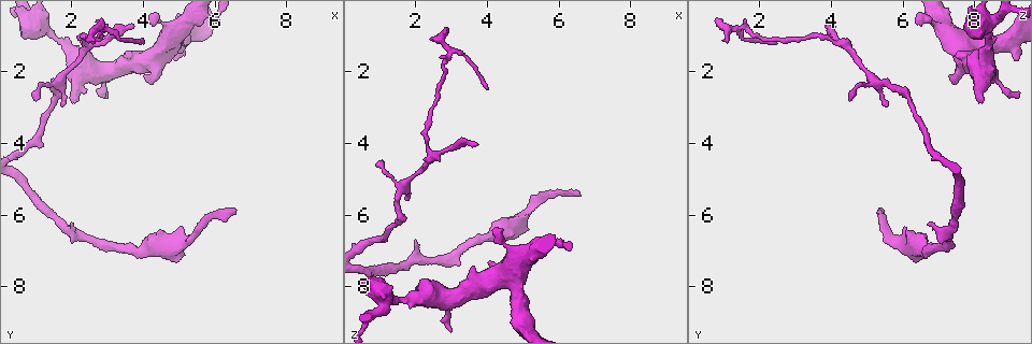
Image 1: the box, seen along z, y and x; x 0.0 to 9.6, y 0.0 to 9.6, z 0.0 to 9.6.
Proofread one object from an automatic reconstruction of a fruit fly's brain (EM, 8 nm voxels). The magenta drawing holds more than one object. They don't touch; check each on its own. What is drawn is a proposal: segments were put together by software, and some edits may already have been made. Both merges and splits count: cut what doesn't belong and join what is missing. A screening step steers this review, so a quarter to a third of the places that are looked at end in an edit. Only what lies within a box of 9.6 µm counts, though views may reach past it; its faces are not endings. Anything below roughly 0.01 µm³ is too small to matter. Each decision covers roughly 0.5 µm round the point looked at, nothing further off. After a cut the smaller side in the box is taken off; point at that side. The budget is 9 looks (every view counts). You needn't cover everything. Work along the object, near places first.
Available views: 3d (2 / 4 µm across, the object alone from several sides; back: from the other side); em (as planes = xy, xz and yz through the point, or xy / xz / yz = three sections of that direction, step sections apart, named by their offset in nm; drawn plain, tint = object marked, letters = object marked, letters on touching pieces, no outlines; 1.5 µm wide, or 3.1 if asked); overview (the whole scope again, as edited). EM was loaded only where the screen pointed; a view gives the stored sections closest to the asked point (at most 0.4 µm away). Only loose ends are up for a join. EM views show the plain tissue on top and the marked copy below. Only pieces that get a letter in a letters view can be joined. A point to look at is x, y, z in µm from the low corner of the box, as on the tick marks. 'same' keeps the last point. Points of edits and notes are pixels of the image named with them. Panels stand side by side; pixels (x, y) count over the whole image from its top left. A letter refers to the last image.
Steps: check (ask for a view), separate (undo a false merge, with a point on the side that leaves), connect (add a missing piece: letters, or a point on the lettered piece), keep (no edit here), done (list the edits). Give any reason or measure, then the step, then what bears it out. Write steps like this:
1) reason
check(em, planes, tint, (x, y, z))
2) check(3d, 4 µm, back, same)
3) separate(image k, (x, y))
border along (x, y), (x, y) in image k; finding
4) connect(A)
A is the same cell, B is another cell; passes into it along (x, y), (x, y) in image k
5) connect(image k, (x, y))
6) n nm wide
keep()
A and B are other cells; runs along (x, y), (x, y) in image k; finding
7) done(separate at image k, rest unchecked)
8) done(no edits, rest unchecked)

branch stops here
check(3d, 4 µm, (4.00, 2.20, 7.40))

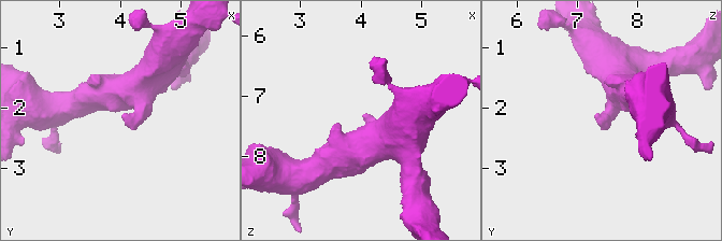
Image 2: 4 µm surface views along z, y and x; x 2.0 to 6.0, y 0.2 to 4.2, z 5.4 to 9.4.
check(em, yz, step 8, letters, (4.00, 2.15, 7.30))

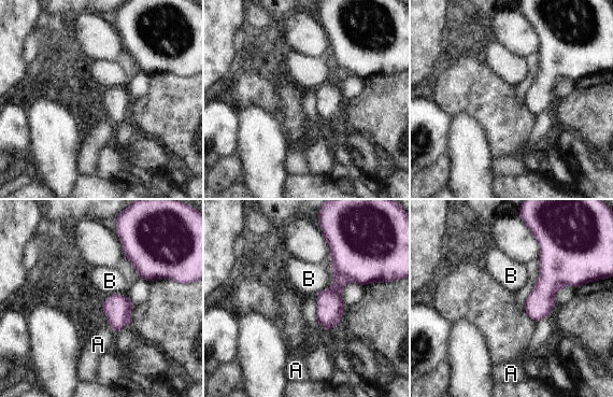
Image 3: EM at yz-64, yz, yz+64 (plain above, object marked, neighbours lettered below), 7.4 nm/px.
check(em, planes, letters, same)

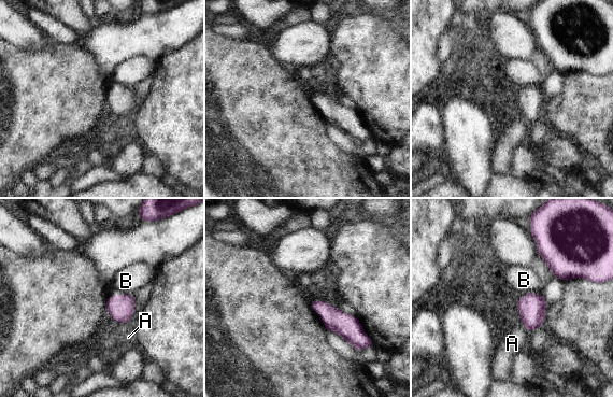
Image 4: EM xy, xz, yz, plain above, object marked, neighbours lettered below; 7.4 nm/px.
keep()
A and B are other cells; border along (133, 293), (113, 295) in image 4; no lettered piece goes on from it

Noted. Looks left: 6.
thick turns thin
check(3d, 2 µm, (2.85, 2.45, 8.75))

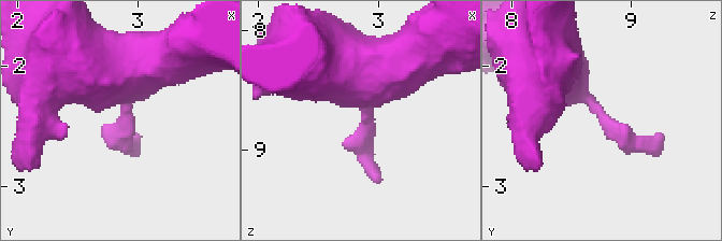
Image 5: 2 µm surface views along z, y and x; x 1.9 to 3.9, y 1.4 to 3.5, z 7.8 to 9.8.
check(em, planes, letters, (2.90, 2.42, 8.76))

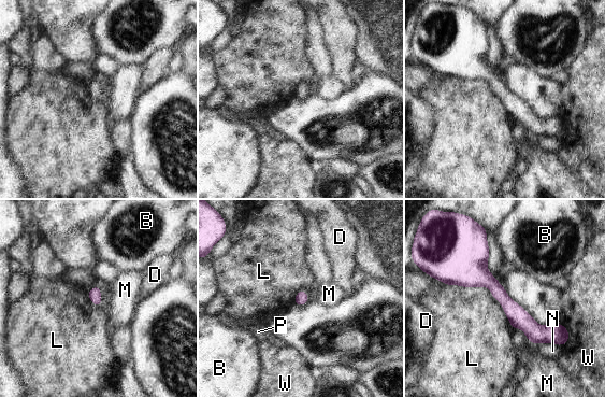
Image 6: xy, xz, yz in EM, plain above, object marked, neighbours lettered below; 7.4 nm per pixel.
L touches over 600 nm
keep()
B, D, L, M, N, P and W are other cells; runs along (447, 280), (484, 278), (534, 331), (564, 331) in image 6; one neuron here

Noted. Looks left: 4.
thin end
check(em, planes, letters, (4.00, 1.20, 2.50))

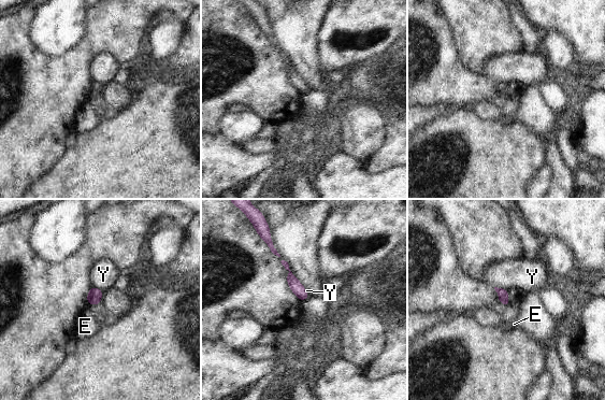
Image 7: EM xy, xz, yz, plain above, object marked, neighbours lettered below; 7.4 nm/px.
Y touches over 110 nm
keep()
E and Y are other cells; border along (494, 286), (508, 289) in image 7; none of them fits

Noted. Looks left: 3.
three-way junction
check(em, planes, letters, (2.35, 1.20, 4.30))

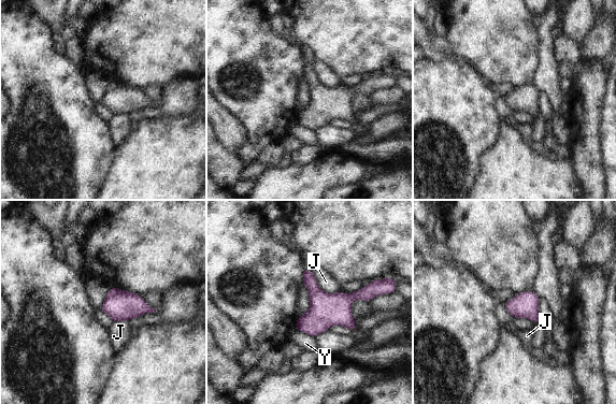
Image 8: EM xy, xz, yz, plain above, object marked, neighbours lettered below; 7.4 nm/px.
240 nm wide
keep()
J and Y are other cells; runs along (373, 291), (298, 325) in image 8; all the same neuron

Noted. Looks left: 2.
done(no edits, rest unchecked)

